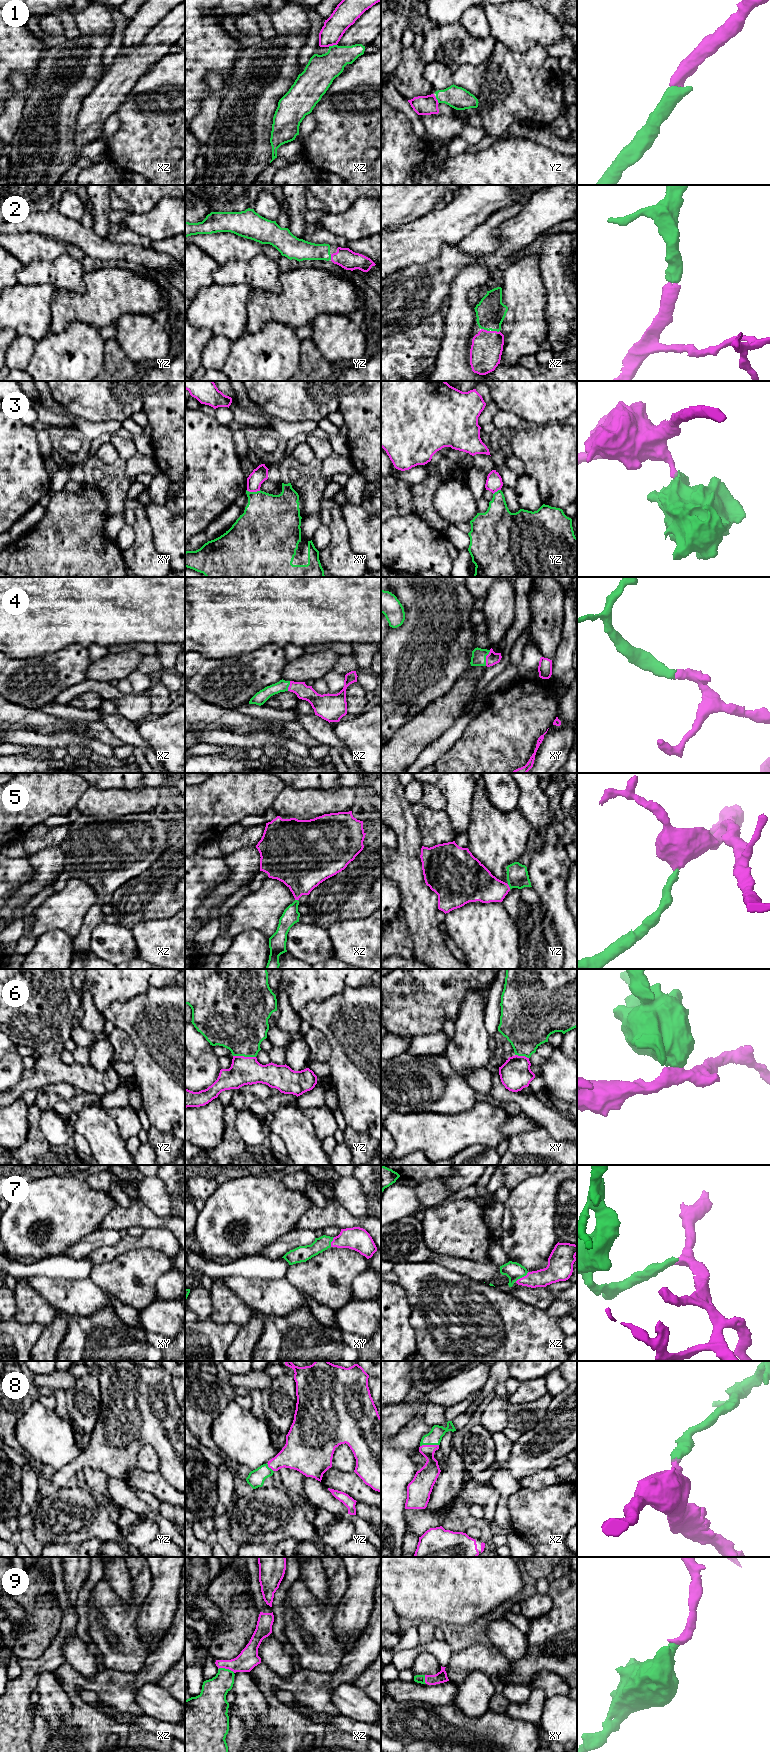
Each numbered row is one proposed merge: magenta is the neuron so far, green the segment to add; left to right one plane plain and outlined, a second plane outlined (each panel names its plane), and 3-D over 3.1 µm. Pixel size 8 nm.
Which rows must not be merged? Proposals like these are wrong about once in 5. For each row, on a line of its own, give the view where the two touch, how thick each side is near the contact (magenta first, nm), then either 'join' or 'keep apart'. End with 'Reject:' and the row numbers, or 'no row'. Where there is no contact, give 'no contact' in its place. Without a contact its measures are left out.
1: contact in xz; calibres 180 and 240 nm; keep apart
2: contact in xz; calibres 260 and 240 nm; join
3: contact in xy; calibres 120 and 400 nm; keep apart
4: contact in xy; calibres 100 and 120 nm; join
5: contact in yz; calibres 280 and 180 nm; join
6: contact in yz; calibres 220 and 420 nm; join
7: contact in xz; calibres 150 and 140 nm; join
8: contact in xz; calibres 160 and 120 nm; join
9: contact in xz; calibres 160 and 200 nm; join
Reject: 1, 3

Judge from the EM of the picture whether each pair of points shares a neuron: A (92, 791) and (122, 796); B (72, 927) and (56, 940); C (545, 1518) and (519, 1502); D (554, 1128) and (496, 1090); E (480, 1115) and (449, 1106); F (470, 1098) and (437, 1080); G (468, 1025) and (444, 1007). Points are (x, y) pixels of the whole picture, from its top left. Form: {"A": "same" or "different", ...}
{"A": "same", "B": "different", "C": "same", "D": "same", "E": "different", "F": "same", "G": "different"}

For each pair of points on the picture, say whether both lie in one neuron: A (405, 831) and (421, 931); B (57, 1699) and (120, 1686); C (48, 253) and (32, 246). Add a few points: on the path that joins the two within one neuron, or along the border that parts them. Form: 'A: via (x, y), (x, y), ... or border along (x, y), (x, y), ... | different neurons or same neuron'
A: via (408, 856), (408, 876), (420, 906) | same neuron
B: border along (55, 1677), (71, 1705), (71, 1710), (61, 1720) | different neurons
C: via (44, 249), (36, 246) | same neuron

